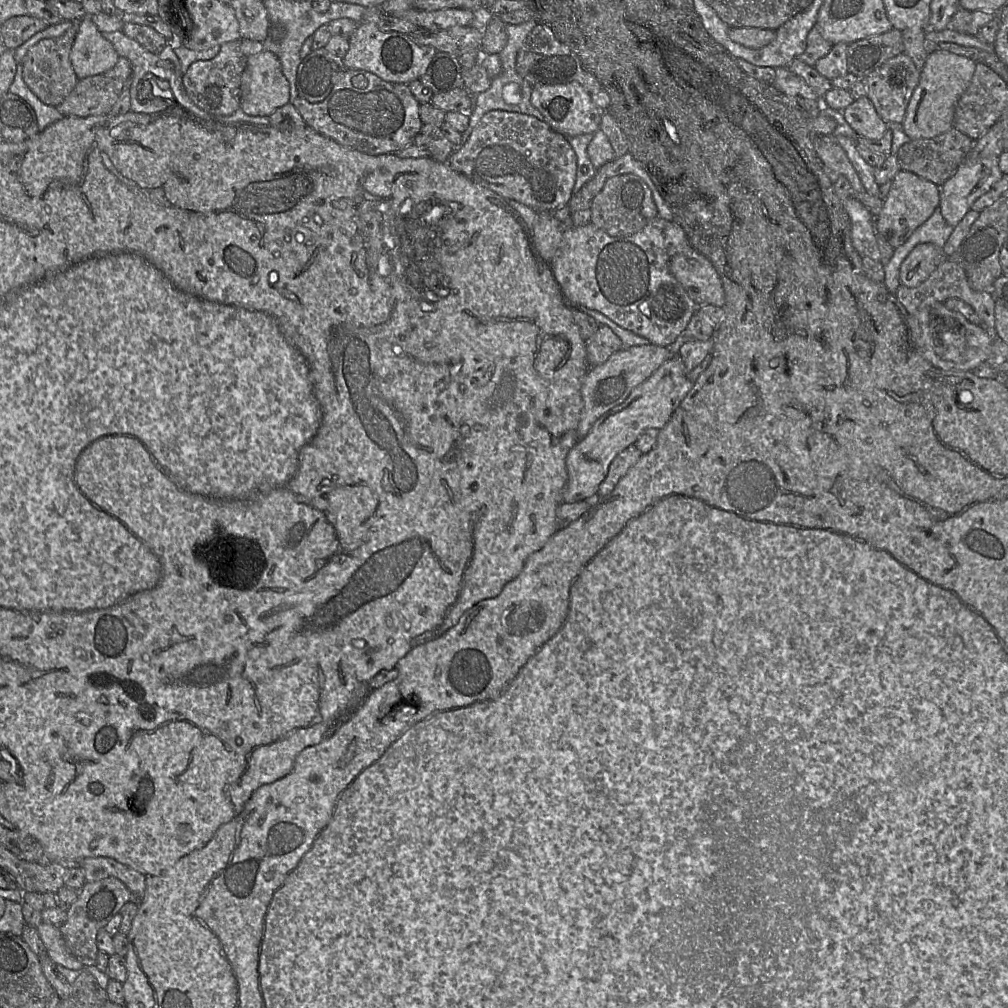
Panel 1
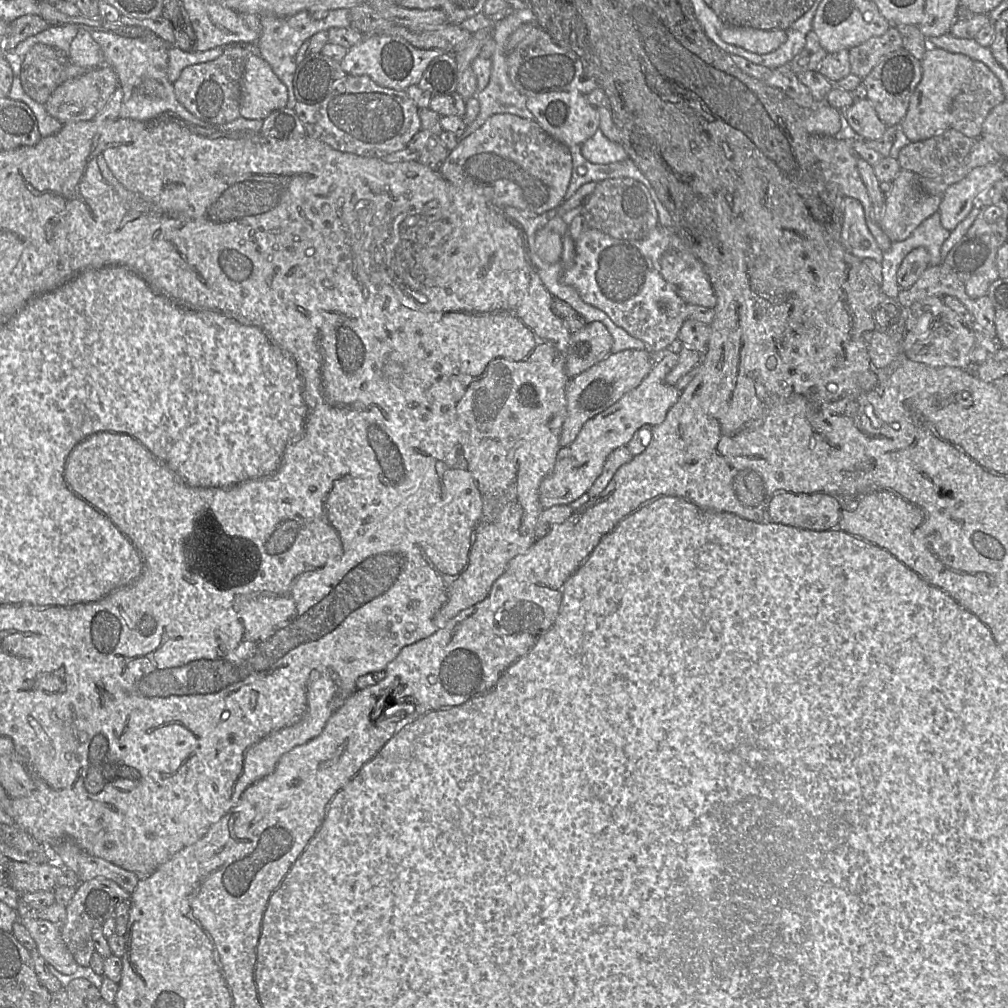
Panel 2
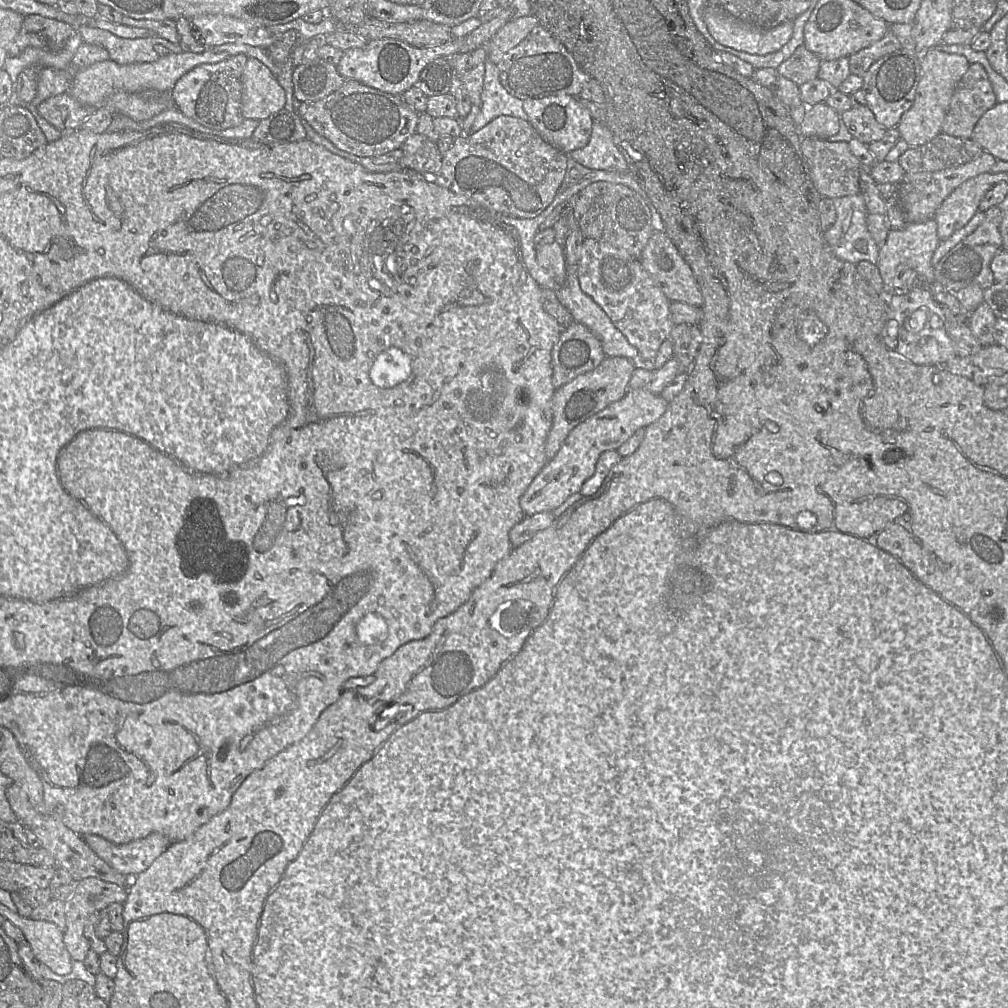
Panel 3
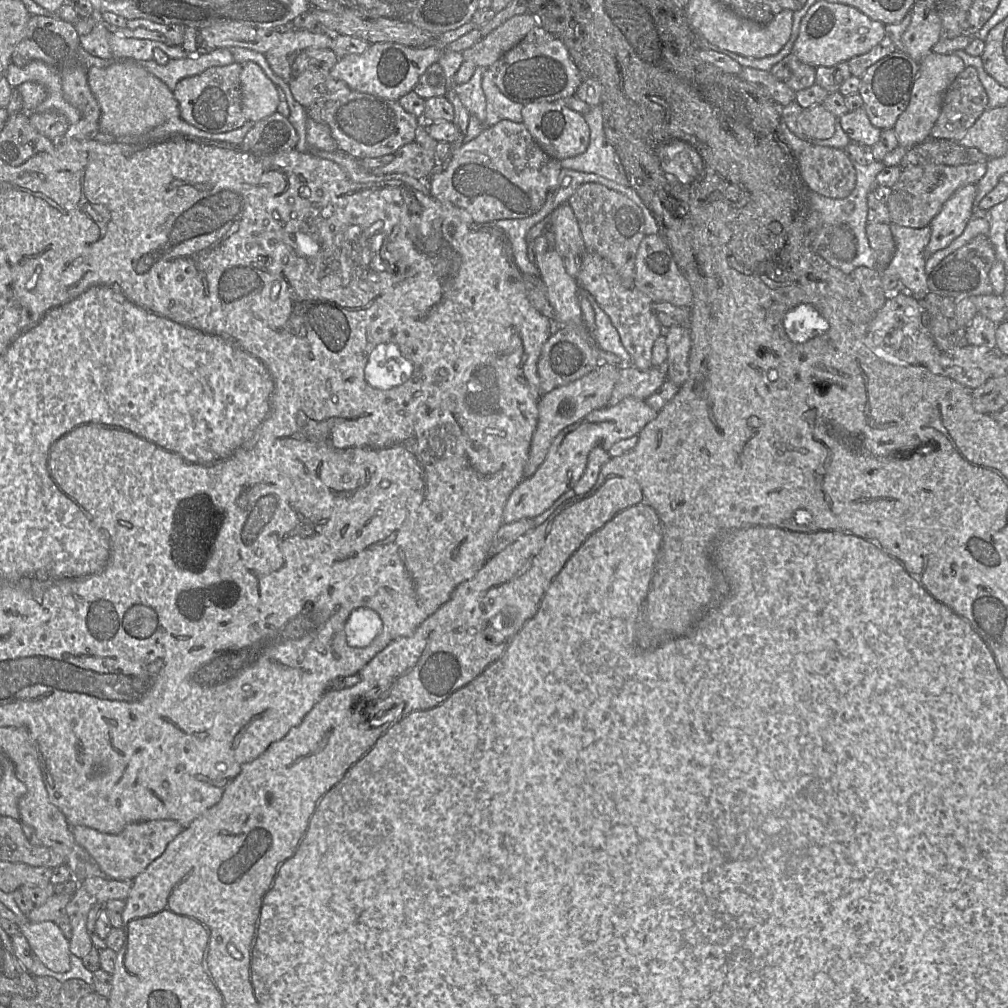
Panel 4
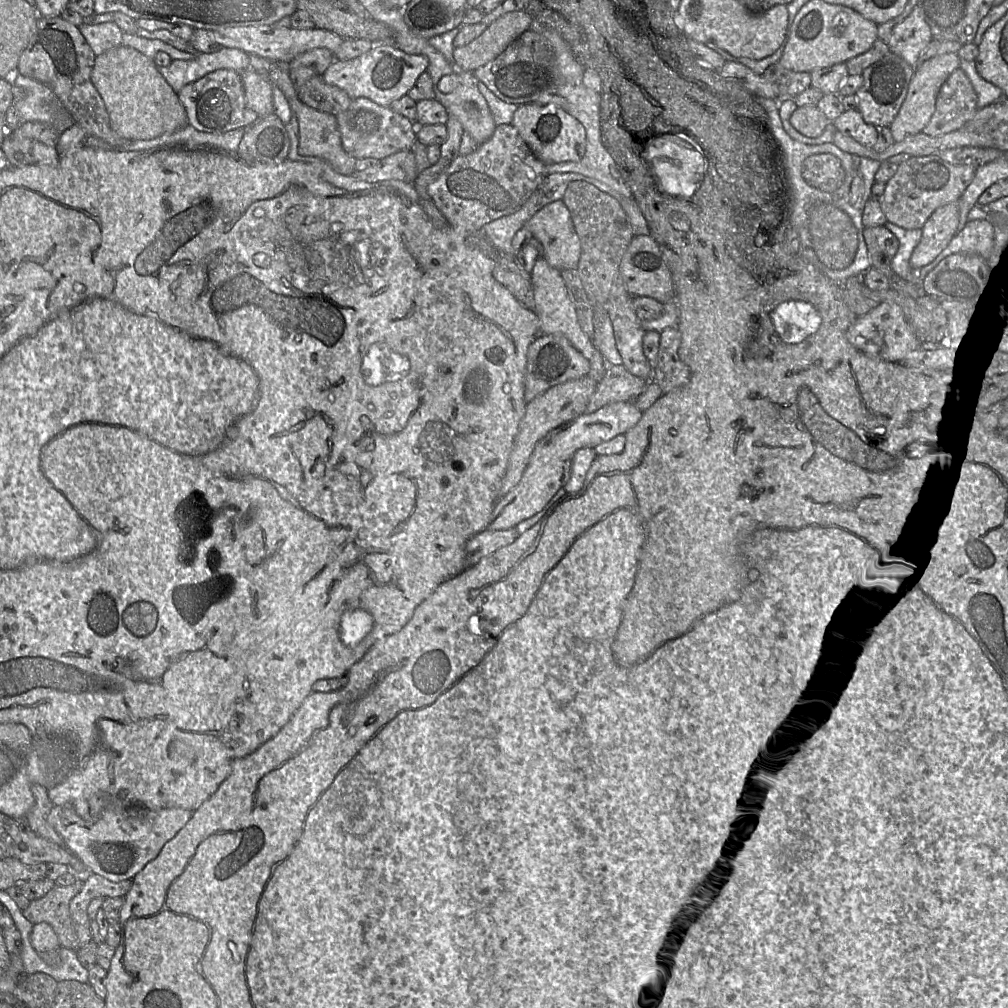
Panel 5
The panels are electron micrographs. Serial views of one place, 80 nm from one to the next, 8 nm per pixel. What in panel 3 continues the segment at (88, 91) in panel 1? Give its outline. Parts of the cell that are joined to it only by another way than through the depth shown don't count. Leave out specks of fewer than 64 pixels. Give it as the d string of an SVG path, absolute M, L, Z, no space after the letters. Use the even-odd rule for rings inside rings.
M68 92L43 101L37 108L43 118L64 133L78 129L96 110L93 106L80 103Z

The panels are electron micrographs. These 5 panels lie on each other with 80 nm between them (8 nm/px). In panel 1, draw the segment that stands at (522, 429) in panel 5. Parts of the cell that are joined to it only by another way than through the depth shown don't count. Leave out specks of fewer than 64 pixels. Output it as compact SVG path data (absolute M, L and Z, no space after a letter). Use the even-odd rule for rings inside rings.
M649 343L621 348L605 362L591 367L581 386L583 409L577 427L578 441L587 435L593 424L603 414L622 403L635 387L649 378L672 355L668 347Z

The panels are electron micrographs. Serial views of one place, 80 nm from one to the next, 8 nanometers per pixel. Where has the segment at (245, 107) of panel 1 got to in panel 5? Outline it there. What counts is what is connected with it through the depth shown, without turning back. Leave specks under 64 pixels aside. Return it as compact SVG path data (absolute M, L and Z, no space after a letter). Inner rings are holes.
M248 69L241 73L245 91L246 105L259 118L273 113L273 84L261 74Z

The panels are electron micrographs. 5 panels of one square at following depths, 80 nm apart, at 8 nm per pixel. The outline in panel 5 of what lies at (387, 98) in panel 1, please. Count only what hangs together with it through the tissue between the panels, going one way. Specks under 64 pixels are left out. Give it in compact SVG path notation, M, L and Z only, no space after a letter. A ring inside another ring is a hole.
M368 98L352 99L348 109L339 113L336 119L342 146L354 158L382 159L401 150L410 150L416 141L415 121Z

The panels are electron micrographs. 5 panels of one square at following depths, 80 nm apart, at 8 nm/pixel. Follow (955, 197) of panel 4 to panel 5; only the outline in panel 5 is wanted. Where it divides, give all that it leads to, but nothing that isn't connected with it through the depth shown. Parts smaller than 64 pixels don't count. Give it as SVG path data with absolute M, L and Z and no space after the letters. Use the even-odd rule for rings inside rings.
M958 201L936 209L922 228L922 237L910 257L913 269L931 263L950 243L958 232Z

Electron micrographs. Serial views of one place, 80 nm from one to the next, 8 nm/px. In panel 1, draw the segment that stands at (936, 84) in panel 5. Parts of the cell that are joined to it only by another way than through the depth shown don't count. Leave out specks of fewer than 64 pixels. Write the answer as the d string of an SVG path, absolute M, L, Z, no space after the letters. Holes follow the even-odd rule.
M947 51L927 54L919 83L913 91L902 122L903 130L911 140L934 138L953 128L956 104L969 86L975 68L975 61L961 55Z

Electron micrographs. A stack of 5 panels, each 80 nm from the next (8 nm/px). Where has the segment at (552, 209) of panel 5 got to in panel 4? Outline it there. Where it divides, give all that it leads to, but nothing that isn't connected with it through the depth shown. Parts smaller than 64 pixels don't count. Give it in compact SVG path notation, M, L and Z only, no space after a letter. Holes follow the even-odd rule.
M567 202L561 204L550 214L550 217L551 229L545 234L548 247L555 249L563 259L569 254L583 257L586 247L571 206Z

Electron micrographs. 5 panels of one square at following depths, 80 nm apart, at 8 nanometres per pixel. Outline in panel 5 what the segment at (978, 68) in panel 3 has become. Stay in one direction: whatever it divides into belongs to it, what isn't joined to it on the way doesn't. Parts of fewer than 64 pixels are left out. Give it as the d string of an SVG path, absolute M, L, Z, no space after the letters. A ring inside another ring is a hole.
M955 69L939 89L935 111L922 132L940 136L961 129L978 111L976 92L963 70Z

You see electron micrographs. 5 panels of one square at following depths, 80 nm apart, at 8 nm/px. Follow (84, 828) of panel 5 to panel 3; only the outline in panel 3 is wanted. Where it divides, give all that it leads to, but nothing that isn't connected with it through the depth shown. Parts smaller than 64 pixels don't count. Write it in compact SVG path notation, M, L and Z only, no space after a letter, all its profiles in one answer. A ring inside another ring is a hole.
M157 832L125 844L115 844L94 834L82 838L110 867L131 880L148 869L171 844L168 837Z

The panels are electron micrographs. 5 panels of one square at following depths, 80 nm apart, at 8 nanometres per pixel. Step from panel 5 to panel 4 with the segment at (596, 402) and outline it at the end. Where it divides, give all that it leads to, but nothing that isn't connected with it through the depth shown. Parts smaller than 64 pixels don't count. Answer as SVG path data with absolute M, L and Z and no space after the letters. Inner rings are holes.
M632 365L621 366L608 406L616 405L627 397L644 400L657 391L666 378L665 367L640 370Z

